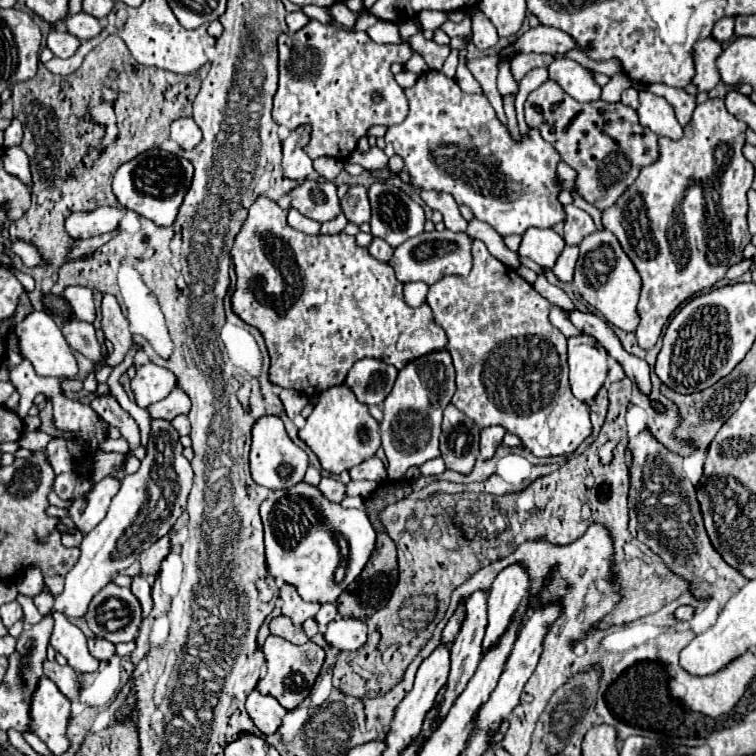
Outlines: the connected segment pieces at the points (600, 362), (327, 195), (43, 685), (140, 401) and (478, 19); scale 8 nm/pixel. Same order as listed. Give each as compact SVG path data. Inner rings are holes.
M571 336L569 344L569 380L575 398L591 402L607 376L605 350L593 340L593 336Z
M303 180L299 186L289 190L291 206L299 210L303 216L313 218L317 222L333 220L341 206L337 198L337 186L327 180Z
M39 678L29 706L29 728L47 744L53 754L69 748L65 728L69 724L71 702L47 678Z
M153 362L139 366L135 378L131 380L131 390L135 394L135 402L137 402L137 406L141 406L145 410L151 404L163 400L173 390L173 386L177 386L175 374Z
M473 6L469 10L469 16L471 16L471 32L473 32L471 40L473 40L473 44L479 50L493 48L499 42L499 36L497 36L497 30L493 28L493 24L489 22L489 18L477 6Z

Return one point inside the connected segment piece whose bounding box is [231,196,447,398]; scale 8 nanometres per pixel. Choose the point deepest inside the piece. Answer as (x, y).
(321, 302)

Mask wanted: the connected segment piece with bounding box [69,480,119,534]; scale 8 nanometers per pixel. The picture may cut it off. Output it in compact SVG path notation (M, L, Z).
M101 480L91 492L89 498L77 498L71 508L71 520L75 524L75 530L81 534L89 534L103 518L109 508L109 502L119 490L119 480Z

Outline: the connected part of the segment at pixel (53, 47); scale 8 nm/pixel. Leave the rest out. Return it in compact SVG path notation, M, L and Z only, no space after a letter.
M51 30L47 38L47 48L57 56L57 58L69 58L73 52L79 48L79 38L71 36L65 30Z

